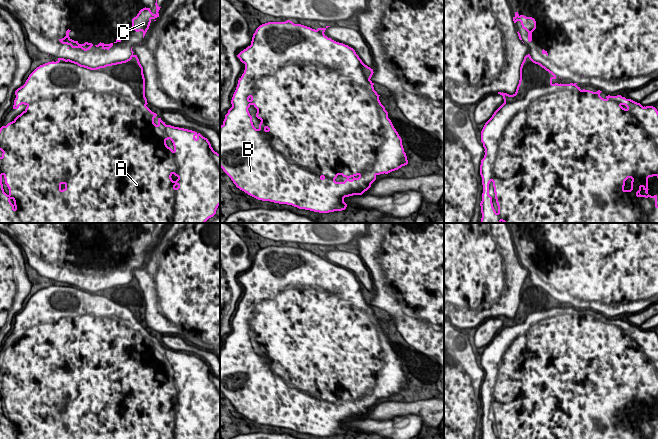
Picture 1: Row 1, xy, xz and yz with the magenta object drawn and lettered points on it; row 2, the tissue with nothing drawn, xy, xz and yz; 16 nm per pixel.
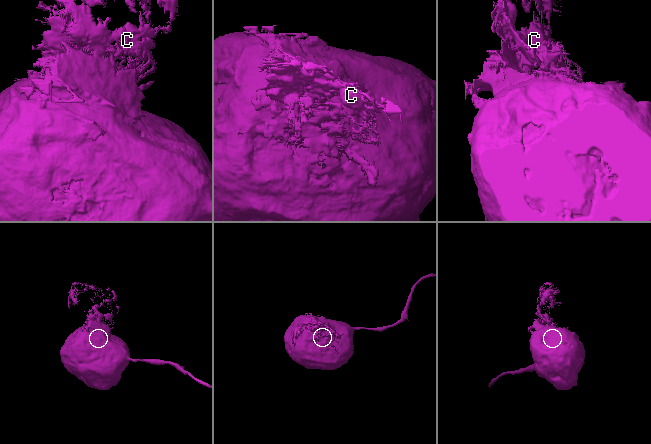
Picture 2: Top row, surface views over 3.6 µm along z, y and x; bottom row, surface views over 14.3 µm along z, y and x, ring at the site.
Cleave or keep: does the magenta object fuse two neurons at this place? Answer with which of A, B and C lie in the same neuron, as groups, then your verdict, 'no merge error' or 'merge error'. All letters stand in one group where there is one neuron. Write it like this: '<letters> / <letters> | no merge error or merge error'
A B / C | merge error

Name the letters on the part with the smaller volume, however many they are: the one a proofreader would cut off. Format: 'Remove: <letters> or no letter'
Remove: C

